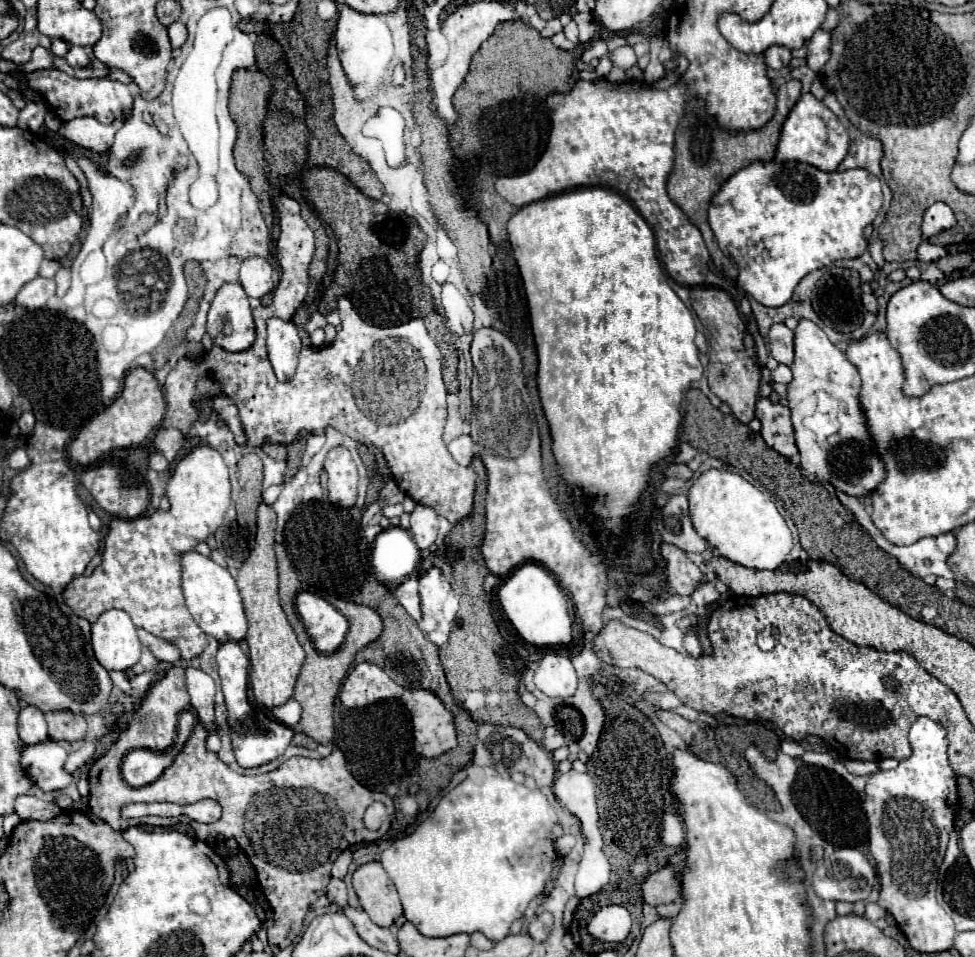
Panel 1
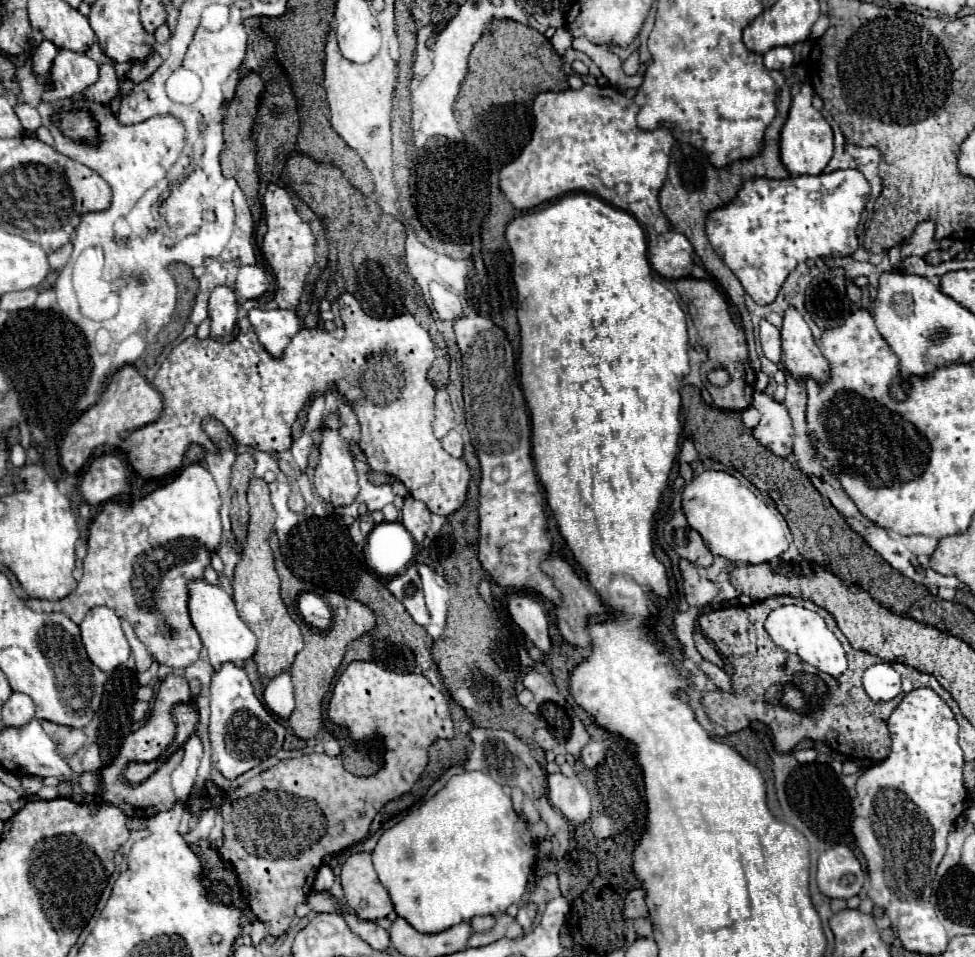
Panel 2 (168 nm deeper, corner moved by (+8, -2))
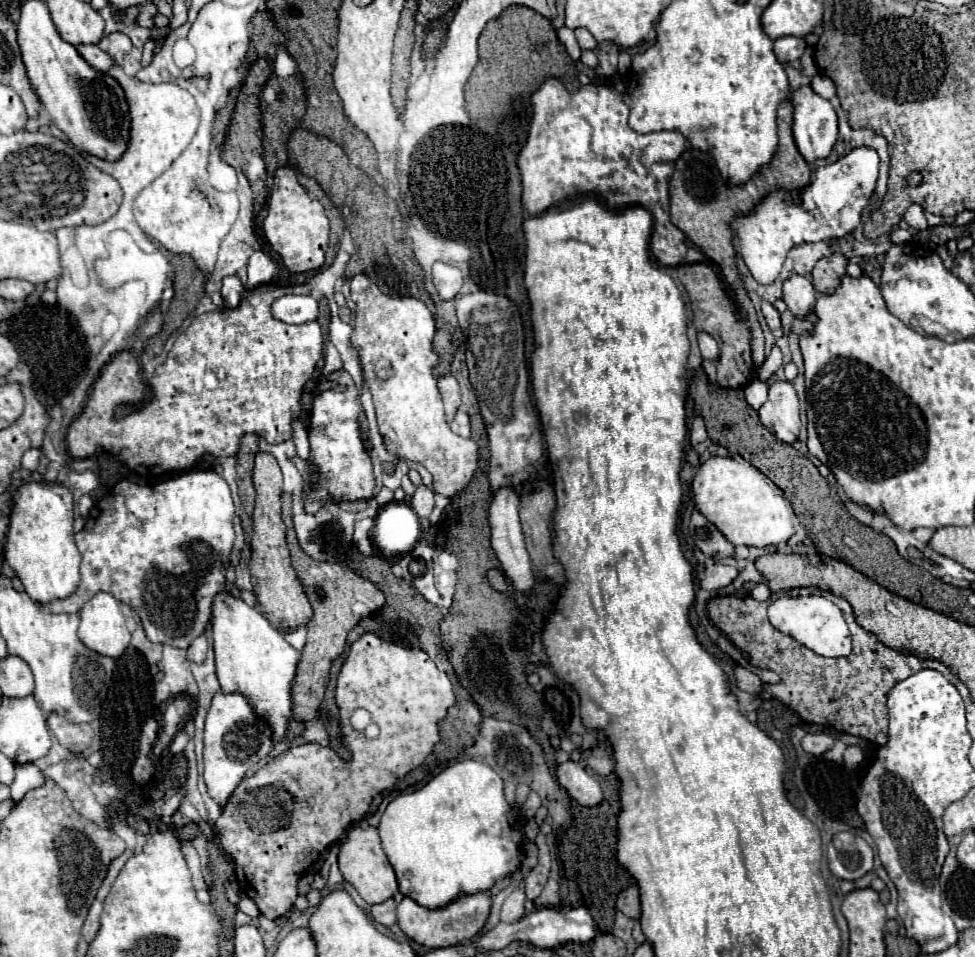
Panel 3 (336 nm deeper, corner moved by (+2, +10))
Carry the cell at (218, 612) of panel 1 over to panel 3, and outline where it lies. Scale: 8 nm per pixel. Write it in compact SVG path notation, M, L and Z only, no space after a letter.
M228 591L216 593L212 601L212 639L216 653L216 675L222 691L246 695L254 711L270 721L274 741L280 741L286 733L290 717L290 681L294 679L300 651L290 647L254 607L246 605L240 597L230 595Z

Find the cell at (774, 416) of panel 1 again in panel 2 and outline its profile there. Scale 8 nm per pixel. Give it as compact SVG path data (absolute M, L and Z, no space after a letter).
M754 393L752 405L760 411L760 423L754 427L754 437L778 457L792 453L792 419L784 403L774 401L766 393Z

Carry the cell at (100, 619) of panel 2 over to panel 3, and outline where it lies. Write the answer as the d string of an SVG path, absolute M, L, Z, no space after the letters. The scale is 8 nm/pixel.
M96 593L80 611L78 637L100 655L120 657L132 639L122 615L122 603L110 593Z

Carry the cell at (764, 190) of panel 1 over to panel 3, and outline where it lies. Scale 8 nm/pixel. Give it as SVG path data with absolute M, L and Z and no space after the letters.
M870 147L852 149L836 163L818 167L810 183L800 189L776 189L764 195L748 213L732 219L738 253L748 271L760 285L770 285L786 261L792 247L802 243L818 243L826 239L840 239L850 235L860 225L860 213L868 205L878 179L878 153Z

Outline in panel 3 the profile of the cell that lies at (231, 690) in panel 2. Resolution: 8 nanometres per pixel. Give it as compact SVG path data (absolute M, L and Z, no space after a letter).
M218 691L206 715L204 731L204 781L210 797L218 803L226 803L232 791L244 779L246 769L264 759L272 749L272 727L252 709L248 697L242 693Z

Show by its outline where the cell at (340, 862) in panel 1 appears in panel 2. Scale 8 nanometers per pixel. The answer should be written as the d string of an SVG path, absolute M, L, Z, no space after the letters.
M320 867L320 871L318 871L318 875L316 875L316 881L314 881L314 889L316 891L328 891L330 887L332 887L332 883L334 883L334 873L332 873L332 869L330 867Z

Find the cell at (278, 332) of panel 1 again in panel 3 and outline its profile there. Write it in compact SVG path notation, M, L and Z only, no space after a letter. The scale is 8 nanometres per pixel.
M284 295L272 303L272 317L290 325L314 321L318 317L318 303L310 295Z

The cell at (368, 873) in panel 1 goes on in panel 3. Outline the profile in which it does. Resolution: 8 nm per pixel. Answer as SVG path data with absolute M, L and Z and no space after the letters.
M352 827L348 831L348 837L346 837L344 845L340 847L338 863L340 863L340 871L342 871L344 879L360 893L360 897L368 905L384 903L386 899L390 899L398 893L396 875L394 875L394 869L384 855L382 847L380 847L380 837L378 837L376 827L364 827L364 829L362 827Z

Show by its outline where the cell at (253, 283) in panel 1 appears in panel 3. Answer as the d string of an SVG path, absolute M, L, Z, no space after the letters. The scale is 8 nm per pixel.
M262 251L252 253L252 257L248 261L248 289L268 283L272 279L274 271L276 271L276 265L266 253L262 253Z

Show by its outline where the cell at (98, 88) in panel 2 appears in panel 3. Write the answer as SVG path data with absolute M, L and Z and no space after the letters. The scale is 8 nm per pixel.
M112 33L102 37L102 41L98 43L100 49L106 49L106 53L114 59L116 65L122 65L124 57L132 51L132 43L124 33Z

